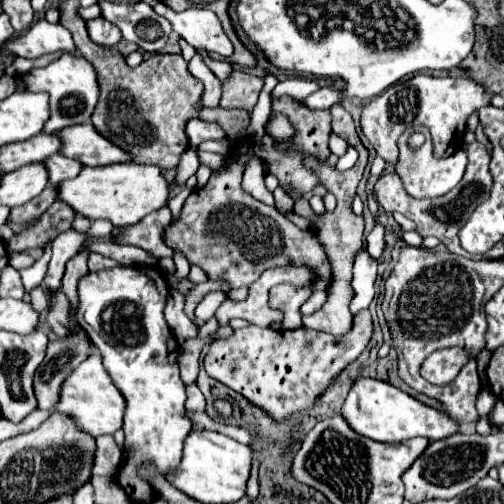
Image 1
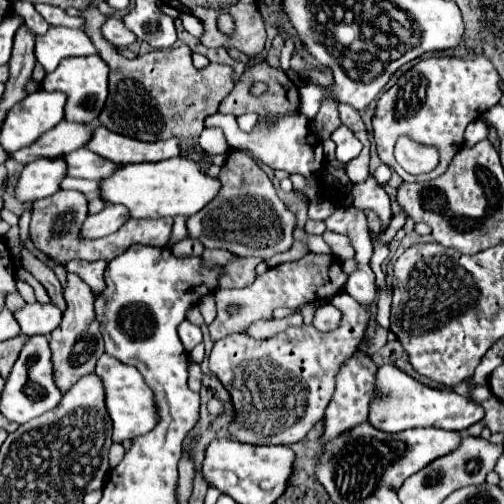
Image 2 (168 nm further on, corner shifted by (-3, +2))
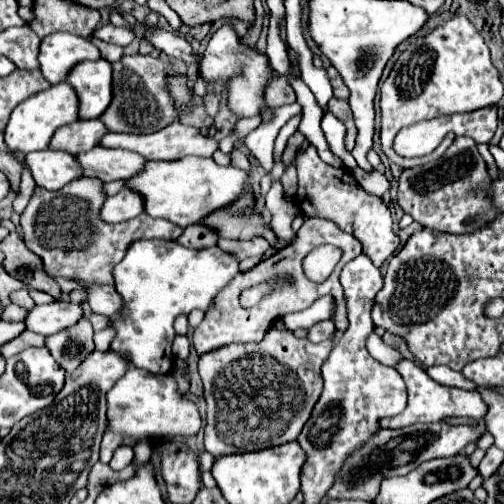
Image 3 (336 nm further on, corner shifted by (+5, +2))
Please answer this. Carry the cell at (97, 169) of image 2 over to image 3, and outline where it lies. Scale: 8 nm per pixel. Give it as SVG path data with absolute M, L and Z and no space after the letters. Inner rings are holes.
M96 146L84 154L78 154L84 168L84 176L96 176L102 182L130 180L144 170L146 158L130 150L112 150Z

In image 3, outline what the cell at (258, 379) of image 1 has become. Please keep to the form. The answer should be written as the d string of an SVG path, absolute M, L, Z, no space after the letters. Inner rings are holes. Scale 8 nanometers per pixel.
M272 328L260 344L230 344L228 348L202 354L198 372L208 406L204 428L206 450L220 458L296 440L316 404L316 396L320 396L320 366L330 350L332 338L312 344L306 338L296 338L292 330ZM290 370L296 376L290 376Z

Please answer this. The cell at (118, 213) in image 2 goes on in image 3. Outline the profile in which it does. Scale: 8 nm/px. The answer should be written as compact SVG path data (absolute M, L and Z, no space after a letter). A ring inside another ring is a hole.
M122 188L116 196L110 196L104 202L102 216L108 222L126 222L130 218L136 218L144 212L144 198L136 190Z

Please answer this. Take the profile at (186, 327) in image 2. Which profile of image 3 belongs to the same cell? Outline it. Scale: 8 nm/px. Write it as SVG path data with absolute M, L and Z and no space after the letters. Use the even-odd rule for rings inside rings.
M176 336L174 346L172 346L174 356L186 360L186 358L188 358L188 350L190 350L190 342L188 342L188 338L186 338L186 336Z

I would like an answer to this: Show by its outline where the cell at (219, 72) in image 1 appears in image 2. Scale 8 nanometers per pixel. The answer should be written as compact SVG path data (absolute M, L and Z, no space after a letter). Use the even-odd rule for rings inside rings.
M182 13L181 20L184 28L189 32L193 33L195 37L199 39L203 35L203 26L198 18L192 16L191 14Z

